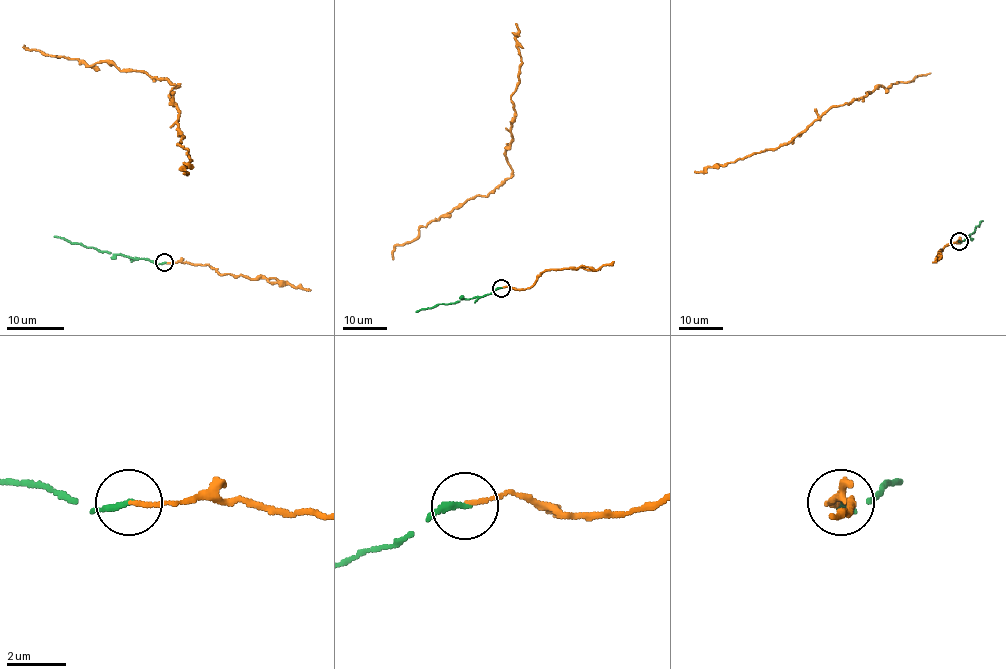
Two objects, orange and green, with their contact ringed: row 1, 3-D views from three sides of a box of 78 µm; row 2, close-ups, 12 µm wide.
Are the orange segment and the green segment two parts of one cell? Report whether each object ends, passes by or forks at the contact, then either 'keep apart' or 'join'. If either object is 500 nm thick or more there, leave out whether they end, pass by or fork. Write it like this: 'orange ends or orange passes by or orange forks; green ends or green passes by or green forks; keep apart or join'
orange ends; green ends; join

